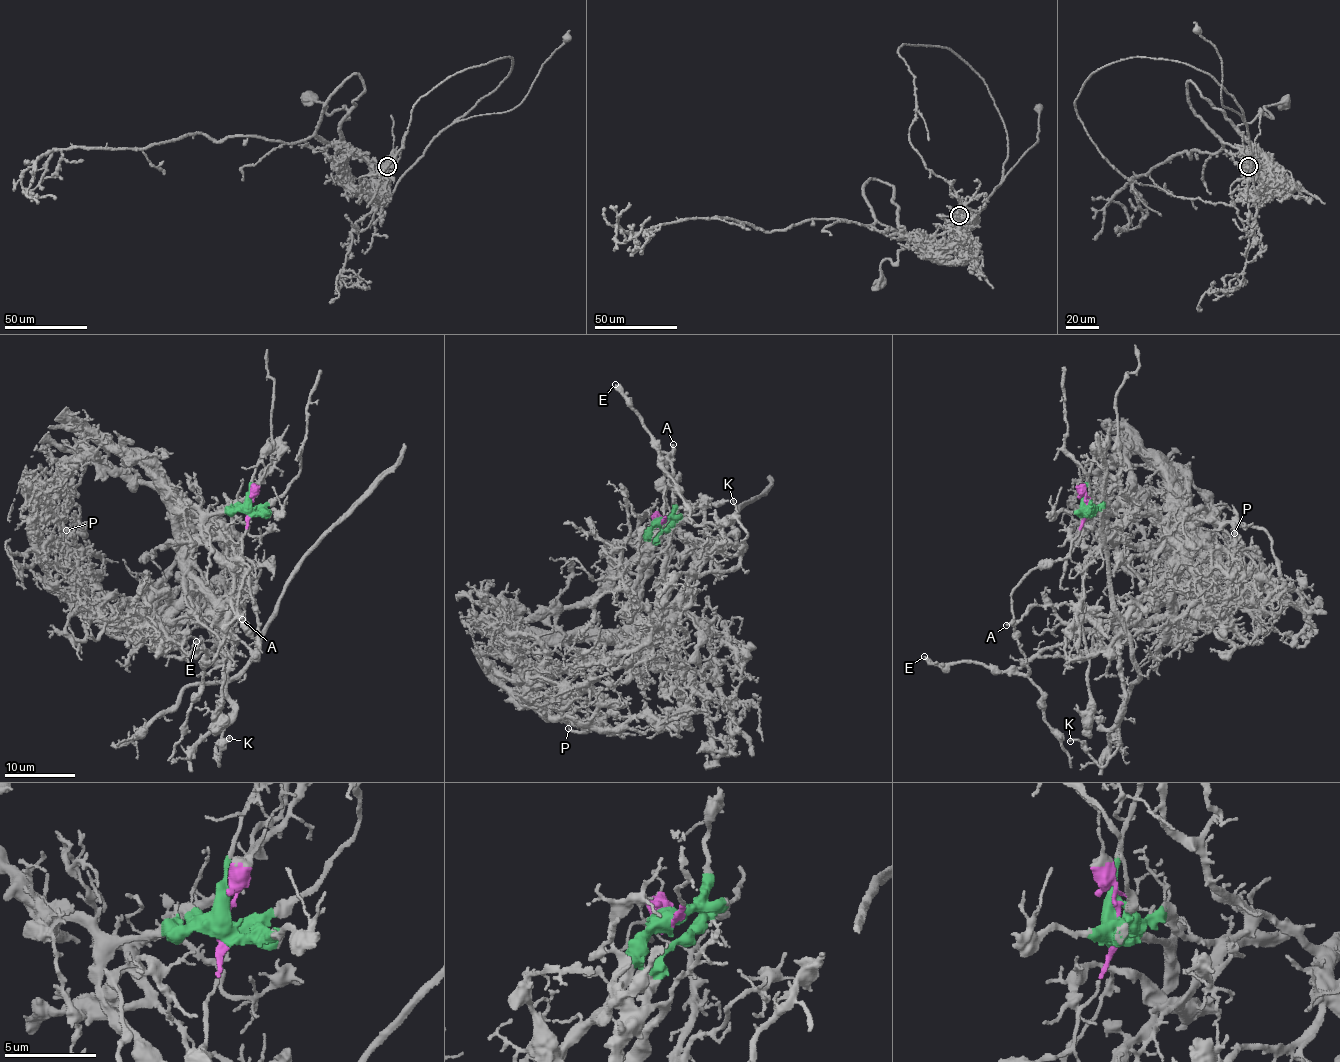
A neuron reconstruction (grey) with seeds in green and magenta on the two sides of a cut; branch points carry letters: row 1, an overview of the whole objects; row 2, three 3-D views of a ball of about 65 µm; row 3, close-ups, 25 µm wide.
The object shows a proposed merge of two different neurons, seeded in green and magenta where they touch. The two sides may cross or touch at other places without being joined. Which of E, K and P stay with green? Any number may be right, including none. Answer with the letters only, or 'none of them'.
K, P

